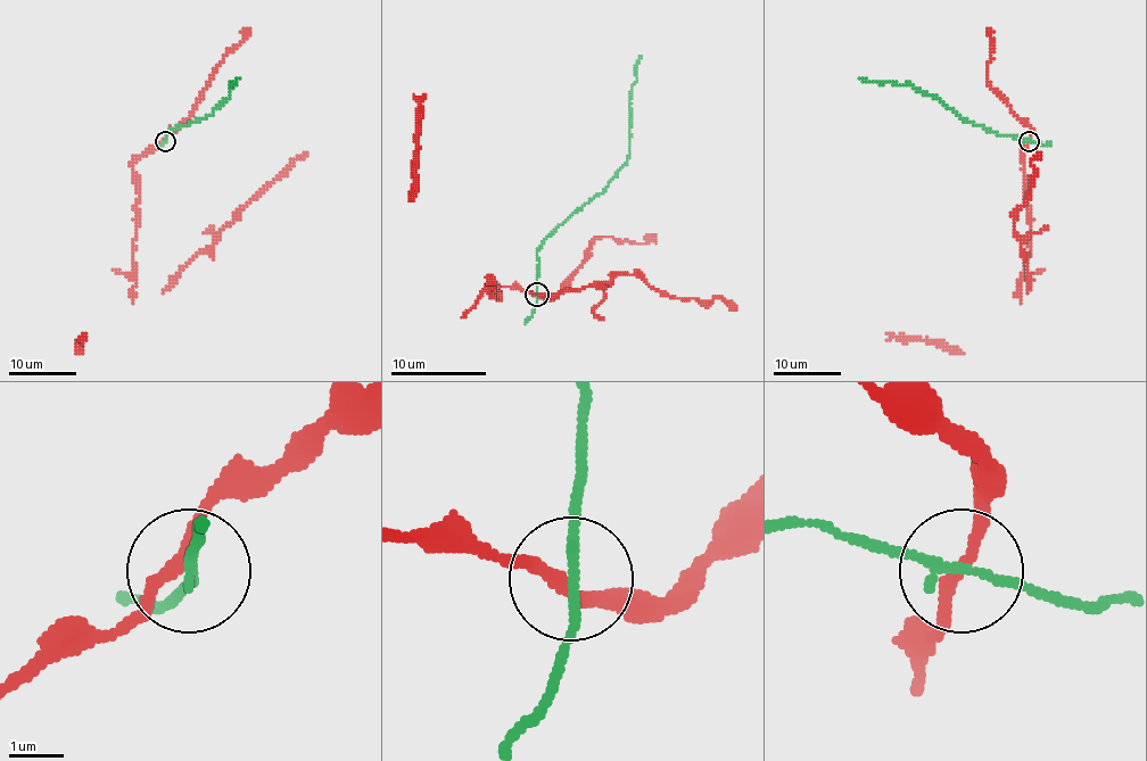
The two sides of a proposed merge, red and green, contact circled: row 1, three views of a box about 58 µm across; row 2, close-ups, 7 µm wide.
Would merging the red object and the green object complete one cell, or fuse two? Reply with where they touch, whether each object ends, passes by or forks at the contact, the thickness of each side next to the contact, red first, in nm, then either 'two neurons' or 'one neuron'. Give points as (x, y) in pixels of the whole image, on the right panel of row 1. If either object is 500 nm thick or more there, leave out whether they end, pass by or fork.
(1029, 141) | red passes by | green passes by | 200/160 nm | two neurons

